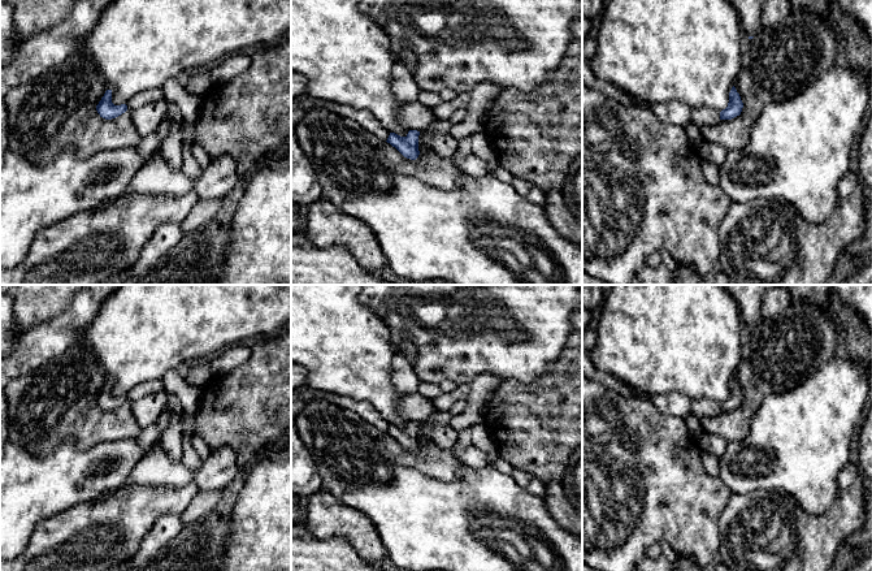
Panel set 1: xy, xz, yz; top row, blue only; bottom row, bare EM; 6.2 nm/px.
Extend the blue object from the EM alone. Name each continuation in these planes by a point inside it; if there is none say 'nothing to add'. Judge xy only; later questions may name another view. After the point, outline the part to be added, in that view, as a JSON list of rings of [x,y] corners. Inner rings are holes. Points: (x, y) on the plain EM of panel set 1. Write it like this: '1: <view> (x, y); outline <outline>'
nothing to add

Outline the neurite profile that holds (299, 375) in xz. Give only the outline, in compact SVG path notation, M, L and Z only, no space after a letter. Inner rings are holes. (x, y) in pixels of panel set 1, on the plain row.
M291 363L291 392L299 389L305 385L308 373L299 364Z

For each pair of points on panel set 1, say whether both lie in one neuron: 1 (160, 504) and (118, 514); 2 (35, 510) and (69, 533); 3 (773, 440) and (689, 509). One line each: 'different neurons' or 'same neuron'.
1: same neuron
2: different neurons
3: different neurons

